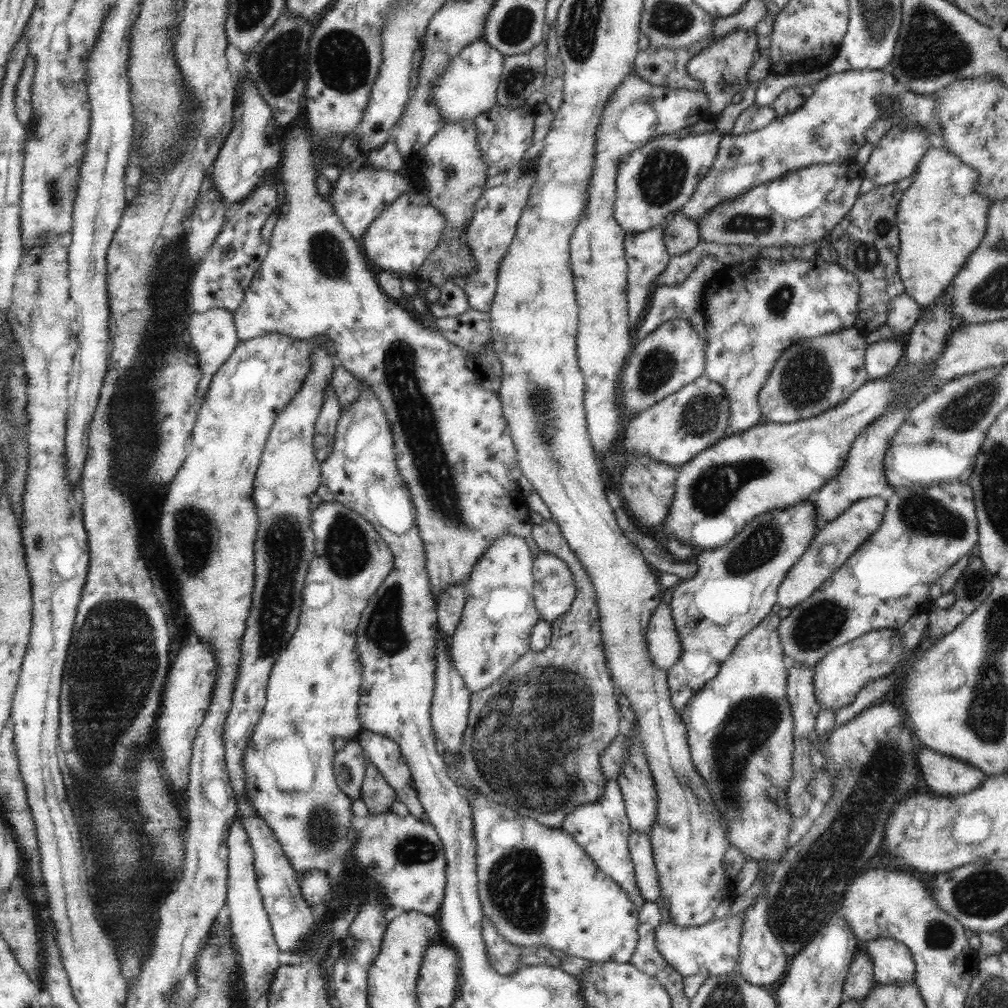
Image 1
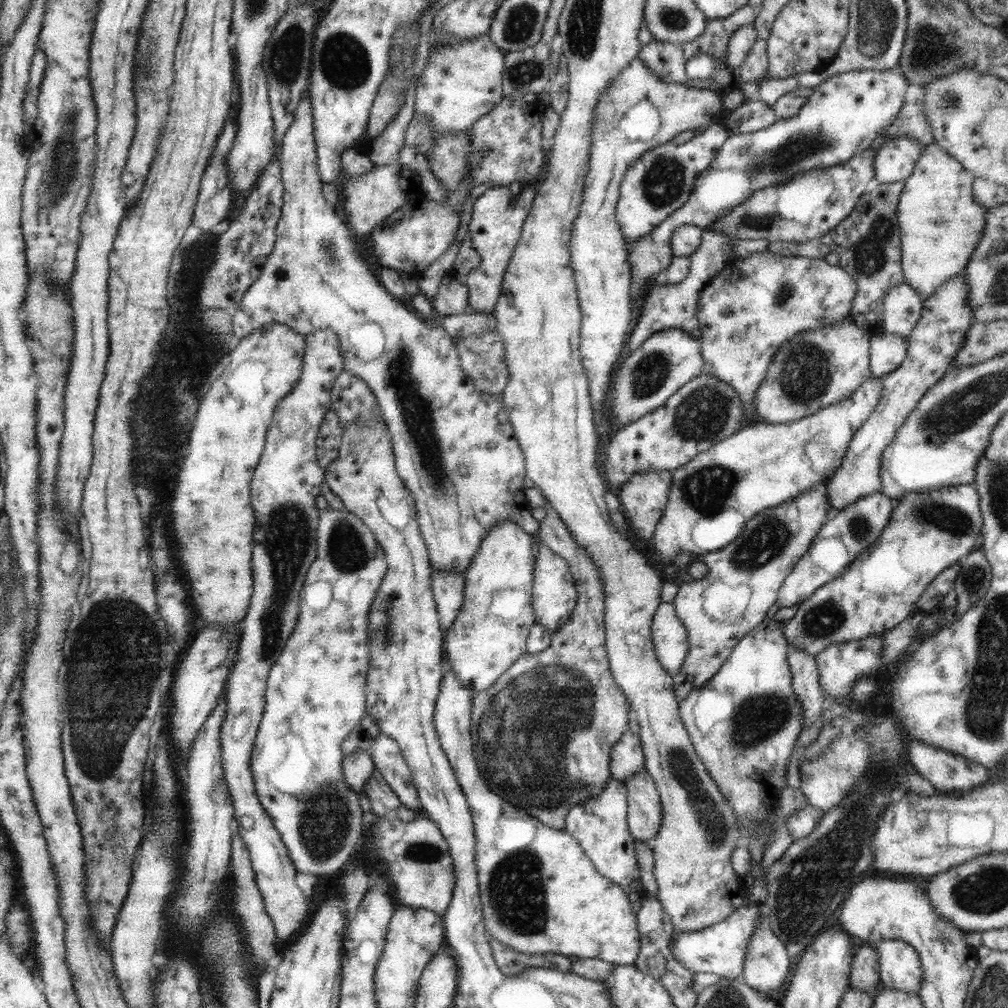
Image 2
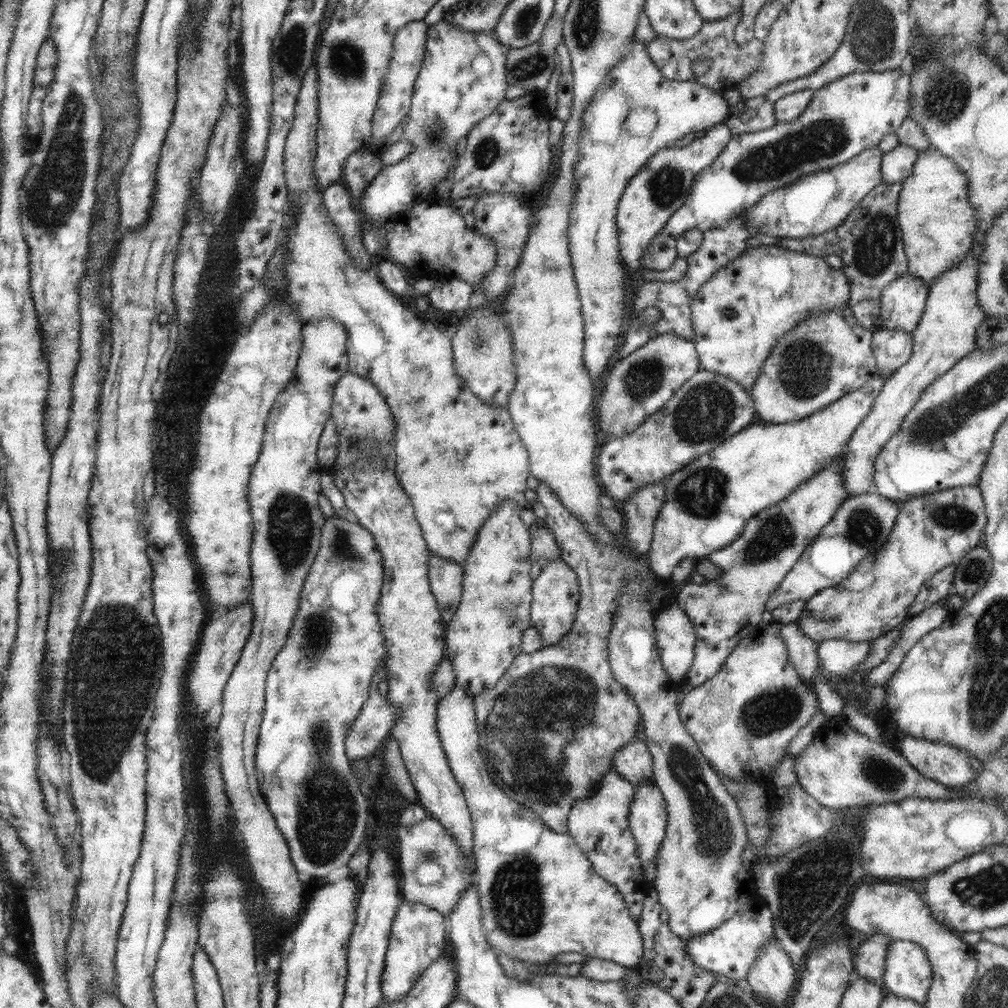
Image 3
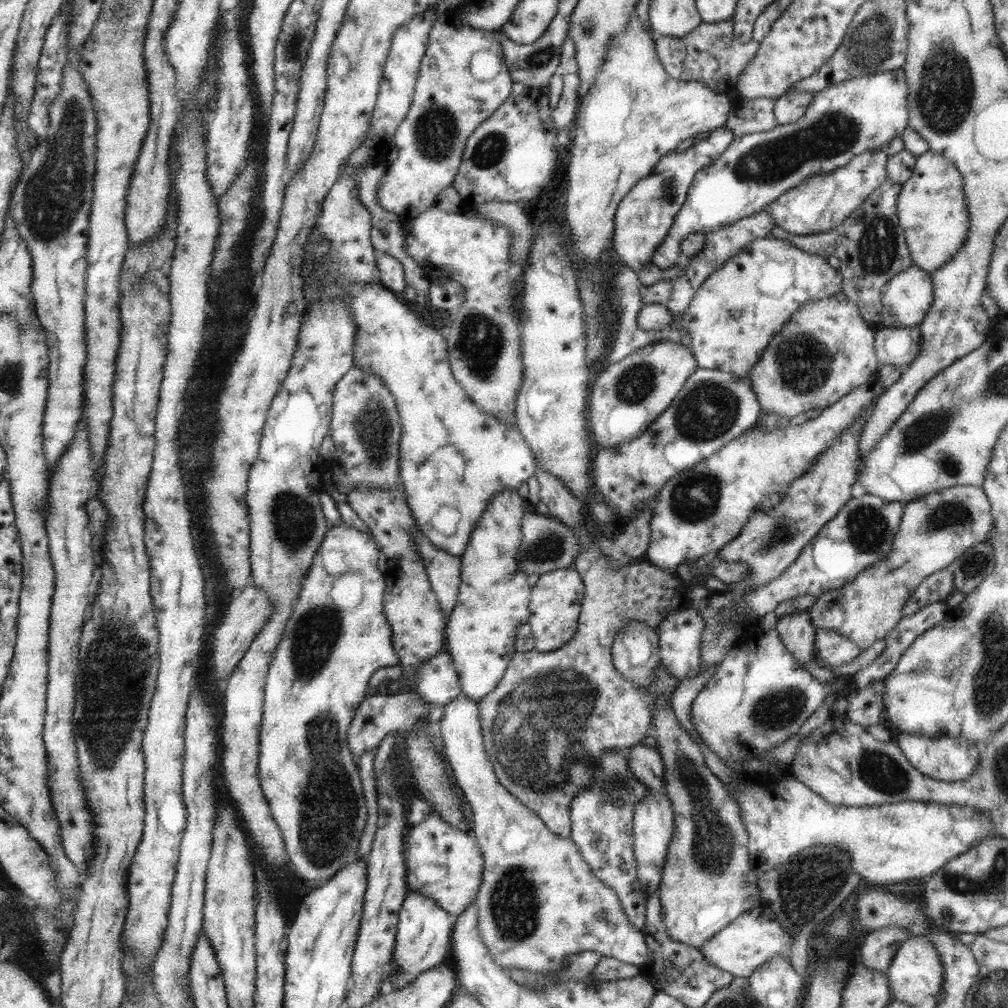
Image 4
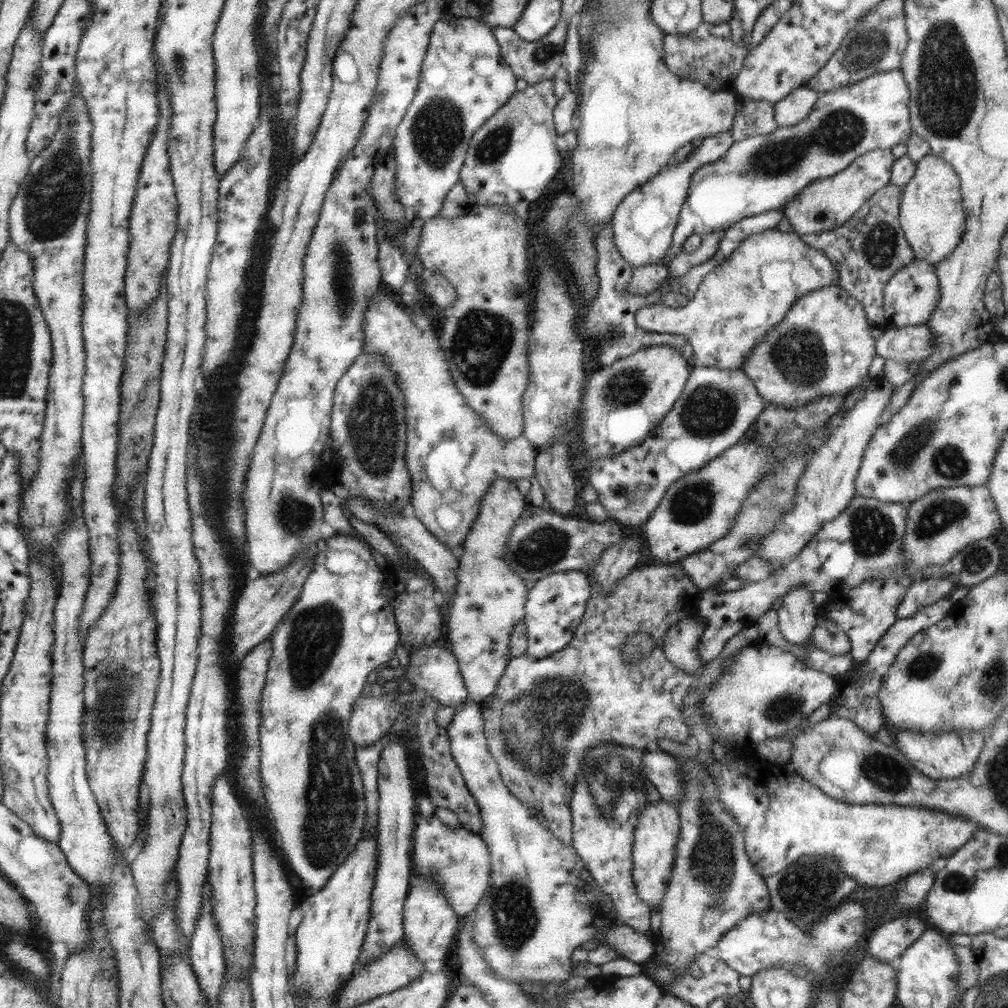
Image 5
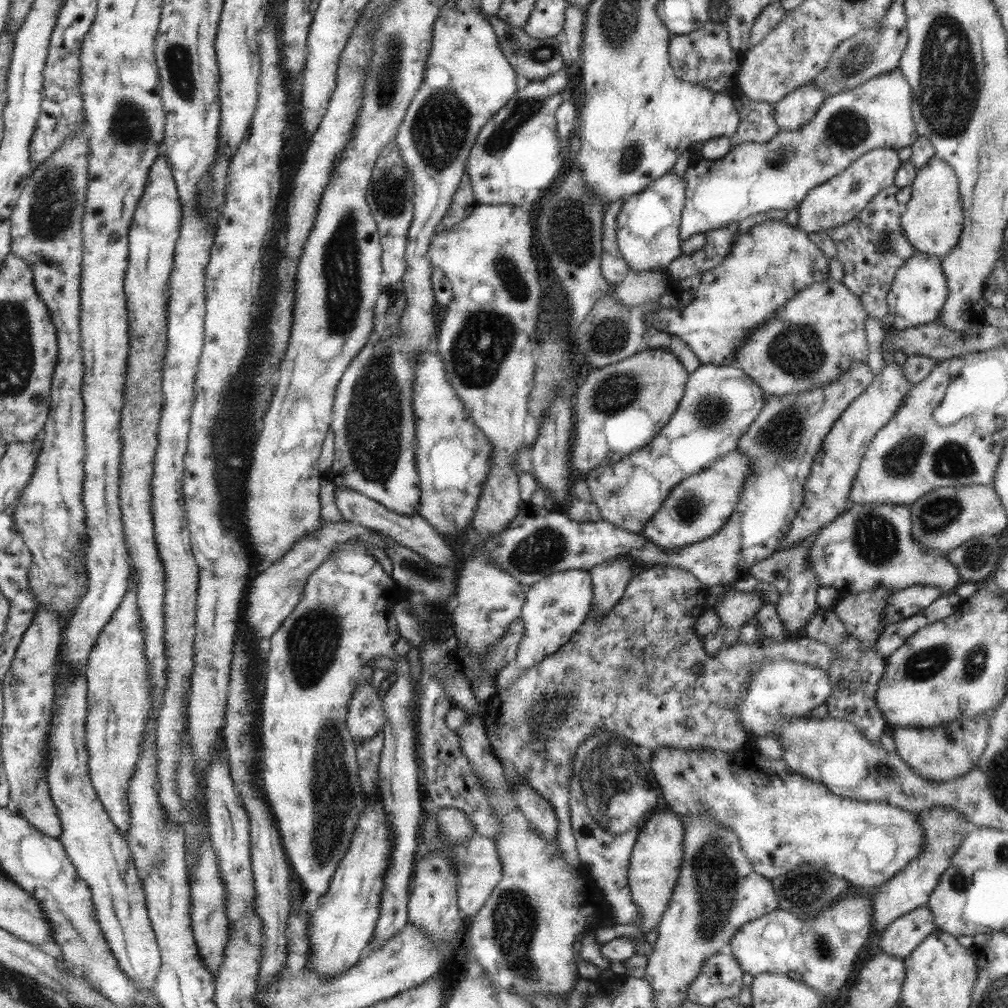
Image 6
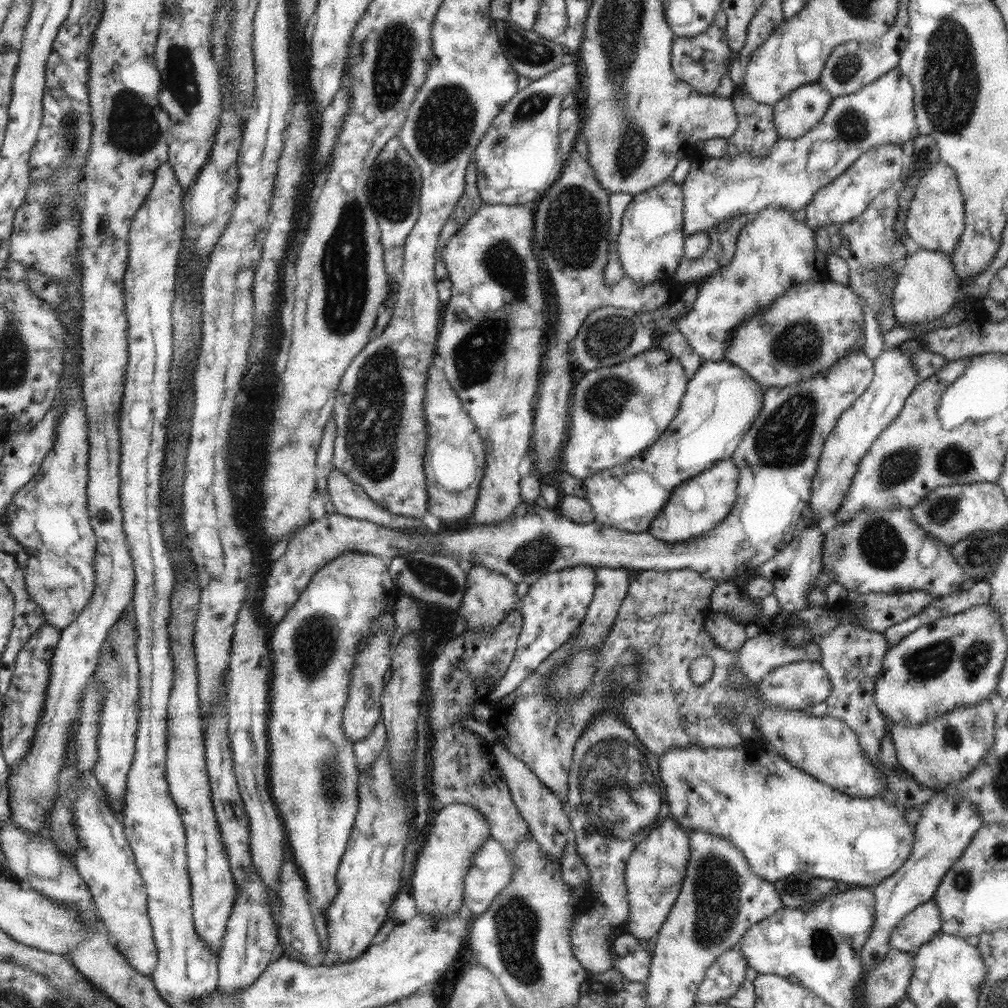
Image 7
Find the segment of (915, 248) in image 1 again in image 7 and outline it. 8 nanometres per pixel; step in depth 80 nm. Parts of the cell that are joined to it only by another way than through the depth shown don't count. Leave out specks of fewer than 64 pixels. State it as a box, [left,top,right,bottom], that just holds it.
[905,161,965,254]

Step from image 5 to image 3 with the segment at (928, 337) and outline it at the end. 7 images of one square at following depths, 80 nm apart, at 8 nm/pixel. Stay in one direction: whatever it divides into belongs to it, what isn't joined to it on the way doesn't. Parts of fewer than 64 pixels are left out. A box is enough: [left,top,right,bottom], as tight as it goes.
[872,329,914,375]

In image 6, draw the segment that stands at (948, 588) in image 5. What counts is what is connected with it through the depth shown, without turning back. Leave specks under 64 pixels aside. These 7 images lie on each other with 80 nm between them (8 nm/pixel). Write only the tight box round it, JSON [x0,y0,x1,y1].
[883,585,943,626]

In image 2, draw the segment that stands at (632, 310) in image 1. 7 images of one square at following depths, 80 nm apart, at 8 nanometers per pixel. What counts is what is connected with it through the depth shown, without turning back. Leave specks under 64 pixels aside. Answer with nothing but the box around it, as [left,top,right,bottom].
[627,69,909,300]

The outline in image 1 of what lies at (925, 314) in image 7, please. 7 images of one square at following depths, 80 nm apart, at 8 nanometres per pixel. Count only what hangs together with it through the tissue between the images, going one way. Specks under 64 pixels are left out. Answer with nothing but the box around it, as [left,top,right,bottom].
[886,292,923,336]

